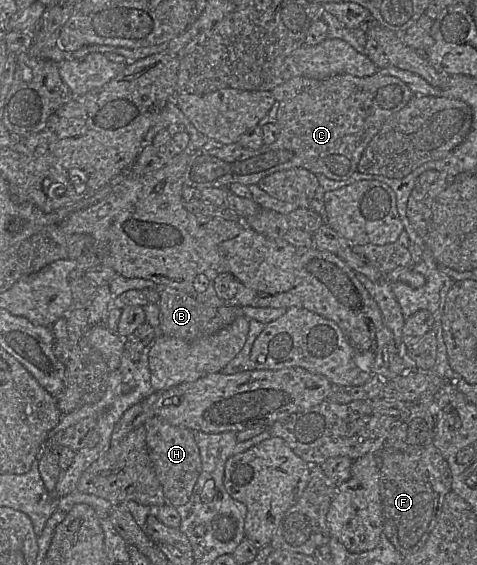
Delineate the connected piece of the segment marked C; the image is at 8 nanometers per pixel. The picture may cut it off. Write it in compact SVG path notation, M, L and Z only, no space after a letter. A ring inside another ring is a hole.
M375 73L357 77L351 74L336 74L326 79L302 76L291 77L271 90L279 103L276 124L279 128L277 139L259 149L245 148L238 142L211 150L198 149L191 152L184 174L184 185L200 190L208 187L227 188L232 183L246 186L257 184L263 177L280 170L304 168L314 174L323 174L332 180L346 180L357 169L365 148L378 133L384 122L404 108L414 96L412 90L400 79Z

